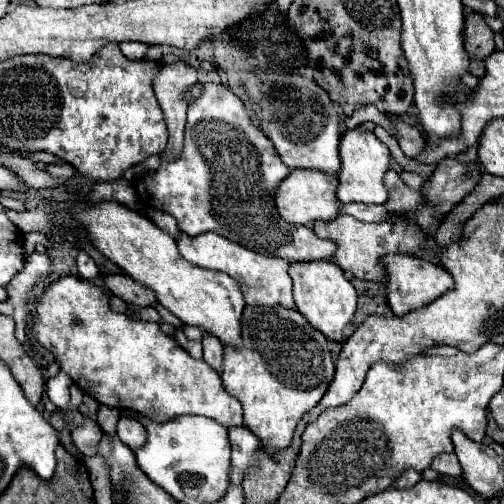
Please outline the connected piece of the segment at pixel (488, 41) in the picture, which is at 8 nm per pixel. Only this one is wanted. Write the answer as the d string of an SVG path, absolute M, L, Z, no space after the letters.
M471 14L465 18L465 28L463 28L463 48L469 56L469 72L477 78L485 74L485 64L483 60L495 50L493 42L493 32L485 24L481 14Z

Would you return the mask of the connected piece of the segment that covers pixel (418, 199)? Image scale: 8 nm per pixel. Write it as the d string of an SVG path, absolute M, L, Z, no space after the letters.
M395 170L385 172L383 184L389 190L389 198L385 202L385 208L389 212L403 214L403 212L415 210L419 204L423 204L423 196L411 188L407 188Z

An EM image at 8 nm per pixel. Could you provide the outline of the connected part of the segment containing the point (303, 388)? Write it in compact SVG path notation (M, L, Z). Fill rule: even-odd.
M245 306L245 312L241 316L241 342L243 342L241 348L225 346L221 380L227 392L241 402L245 426L253 430L261 440L261 444L265 446L265 450L273 454L279 448L287 448L291 444L293 432L301 416L323 398L333 380L335 364L331 360L327 338L319 330L315 330L301 312L293 308Z

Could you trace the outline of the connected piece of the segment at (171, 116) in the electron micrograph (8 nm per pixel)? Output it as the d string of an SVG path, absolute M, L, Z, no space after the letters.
M161 62L161 66L163 68L155 78L155 94L163 108L169 128L165 158L175 160L181 154L183 132L187 124L187 104L183 100L183 94L197 82L197 72L193 66L185 62L175 62L175 64Z

